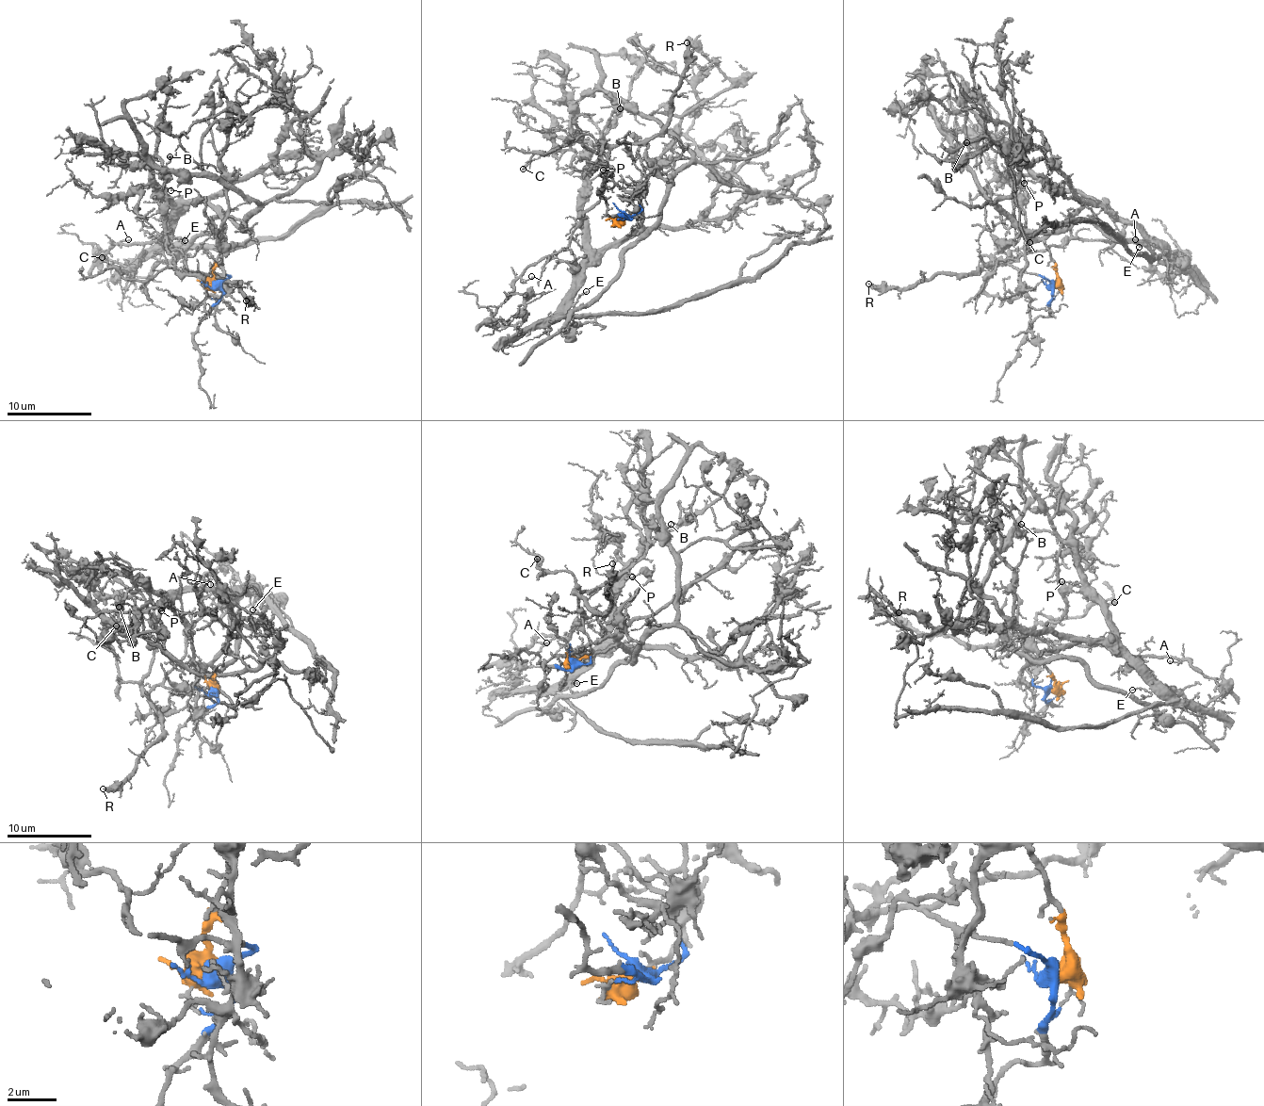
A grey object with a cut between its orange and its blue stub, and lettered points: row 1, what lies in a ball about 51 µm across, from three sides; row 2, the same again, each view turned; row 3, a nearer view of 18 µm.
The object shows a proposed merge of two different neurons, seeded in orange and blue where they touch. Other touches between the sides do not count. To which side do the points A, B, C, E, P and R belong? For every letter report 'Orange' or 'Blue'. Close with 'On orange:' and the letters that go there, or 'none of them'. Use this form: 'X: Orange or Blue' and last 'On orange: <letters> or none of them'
A: Blue
B: Orange
C: Blue
E: Orange
P: Orange
R: Blue
On orange: B, E, P

